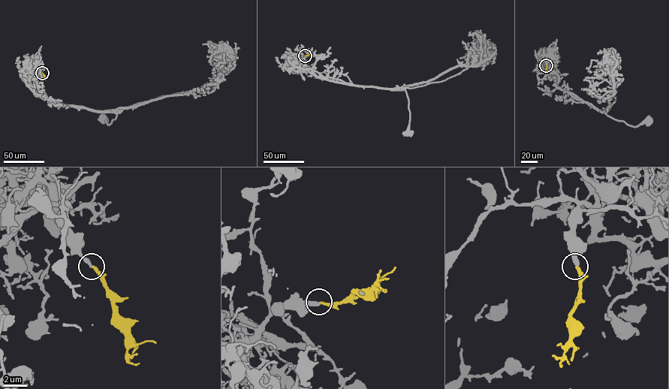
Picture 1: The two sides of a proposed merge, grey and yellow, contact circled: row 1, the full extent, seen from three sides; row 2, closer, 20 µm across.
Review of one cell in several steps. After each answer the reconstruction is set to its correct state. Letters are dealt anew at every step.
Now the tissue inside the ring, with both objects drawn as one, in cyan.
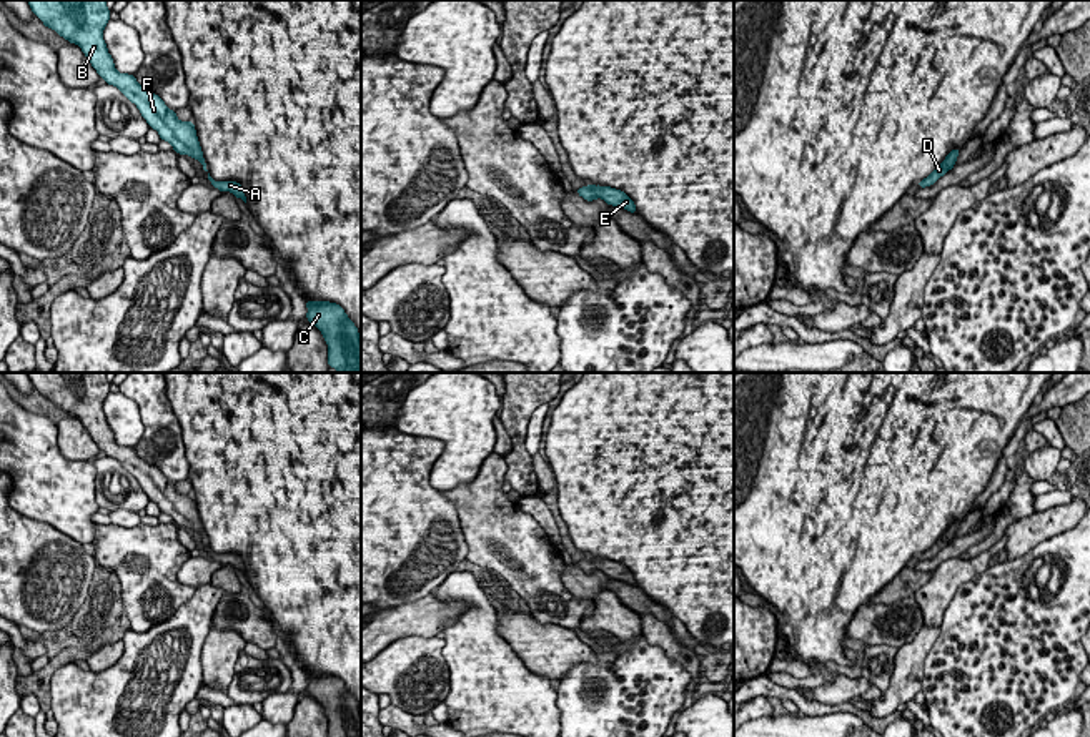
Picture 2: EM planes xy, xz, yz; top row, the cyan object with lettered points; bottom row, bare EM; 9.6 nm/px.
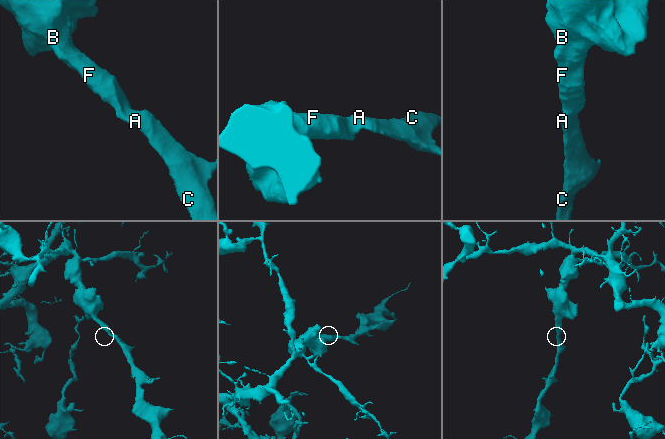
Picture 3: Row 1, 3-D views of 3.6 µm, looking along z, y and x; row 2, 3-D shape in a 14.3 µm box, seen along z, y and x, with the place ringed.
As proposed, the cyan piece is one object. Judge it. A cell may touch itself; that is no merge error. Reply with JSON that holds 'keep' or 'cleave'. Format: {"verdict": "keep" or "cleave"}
{"verdict": "keep"}

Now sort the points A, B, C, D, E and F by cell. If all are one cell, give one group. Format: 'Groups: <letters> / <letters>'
Groups: A B C D E F

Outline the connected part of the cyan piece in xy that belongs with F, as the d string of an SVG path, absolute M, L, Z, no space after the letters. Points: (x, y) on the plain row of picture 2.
M27 373L45 399L82 421L100 451L116 459L136 477L150 501L168 514L178 527L190 527L206 542L206 534L193 494L180 494L176 484L143 461L135 448L120 446L108 426L103 403L110 393L107 373Z

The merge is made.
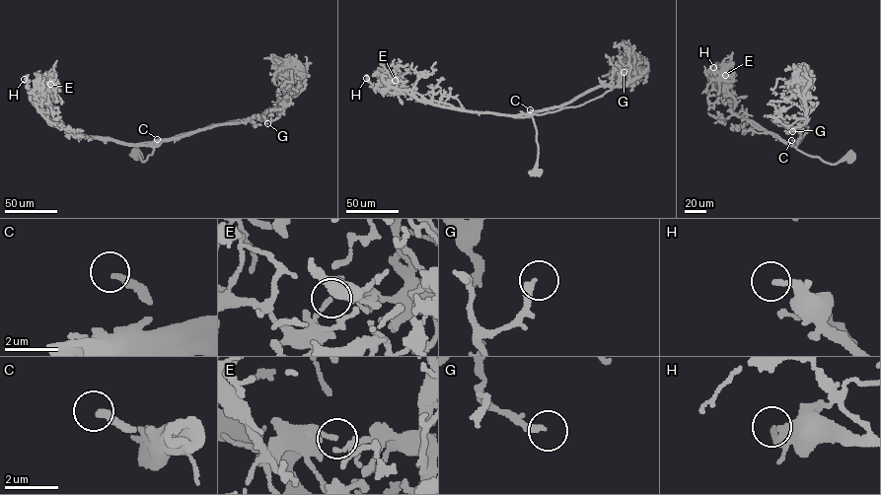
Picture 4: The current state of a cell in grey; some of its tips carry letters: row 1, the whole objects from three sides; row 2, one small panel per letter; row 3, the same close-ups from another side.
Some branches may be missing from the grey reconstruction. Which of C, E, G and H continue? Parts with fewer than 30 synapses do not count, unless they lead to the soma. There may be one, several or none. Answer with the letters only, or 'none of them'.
C

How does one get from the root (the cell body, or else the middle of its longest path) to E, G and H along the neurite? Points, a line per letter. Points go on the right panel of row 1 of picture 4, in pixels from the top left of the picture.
E: (849, 158), (835, 164), (824, 162), (737, 115), (732, 110), (735, 99), (725, 89), (725, 75)
G: (849, 158), (829, 164), (807, 155), (796, 147), (808, 126), (804, 122), (792, 131)
H: (849, 158), (835, 164), (824, 162), (737, 115), (725, 97), (725, 72), (713, 67)

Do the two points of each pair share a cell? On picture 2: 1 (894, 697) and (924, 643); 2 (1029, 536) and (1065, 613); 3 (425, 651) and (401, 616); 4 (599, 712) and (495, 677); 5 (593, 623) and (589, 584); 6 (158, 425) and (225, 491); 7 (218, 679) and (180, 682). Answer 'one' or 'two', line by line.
1: one
2: two
3: two
4: two
5: two
6: two
7: two

